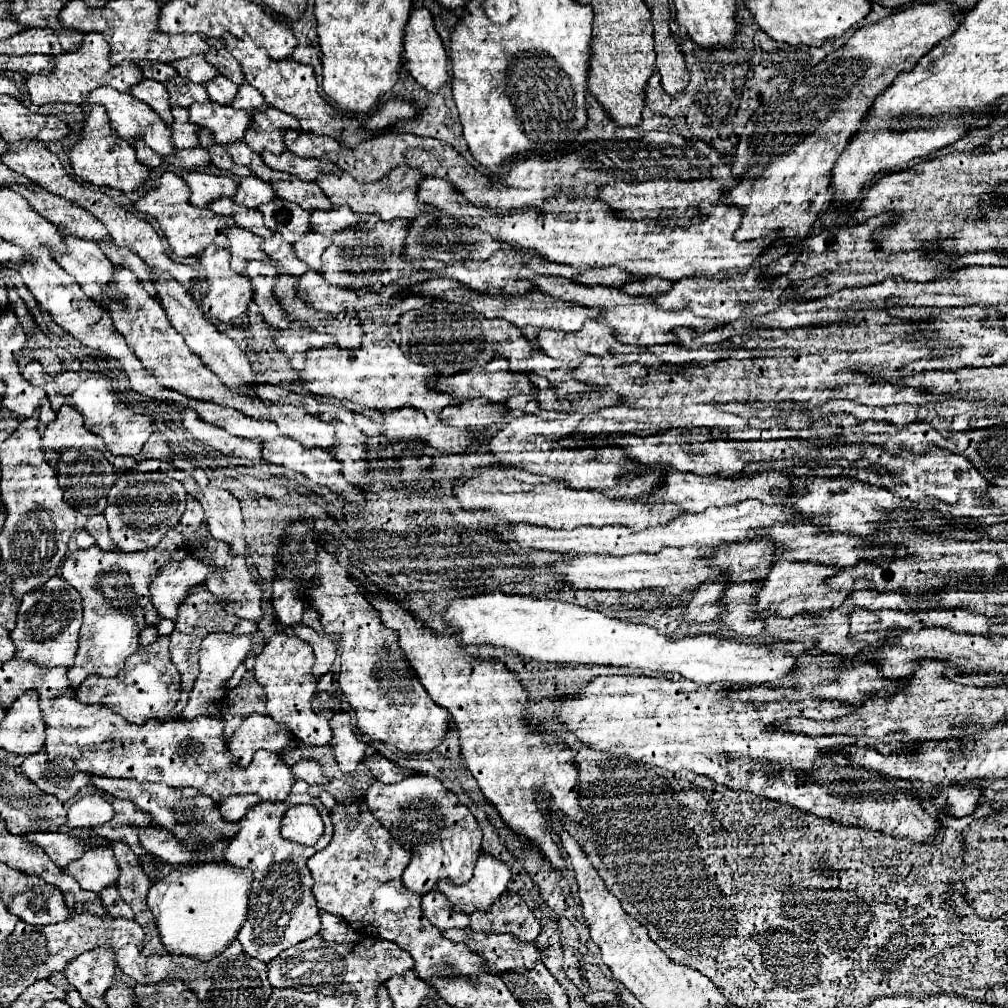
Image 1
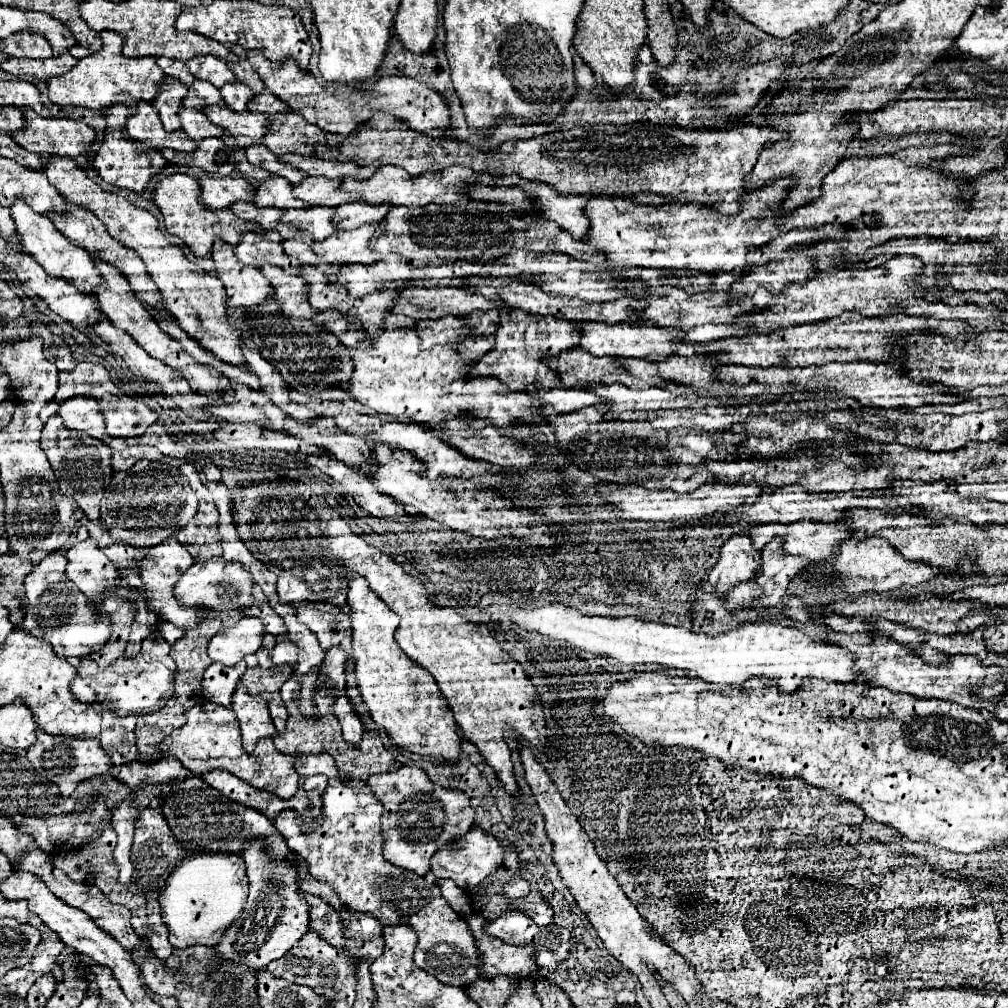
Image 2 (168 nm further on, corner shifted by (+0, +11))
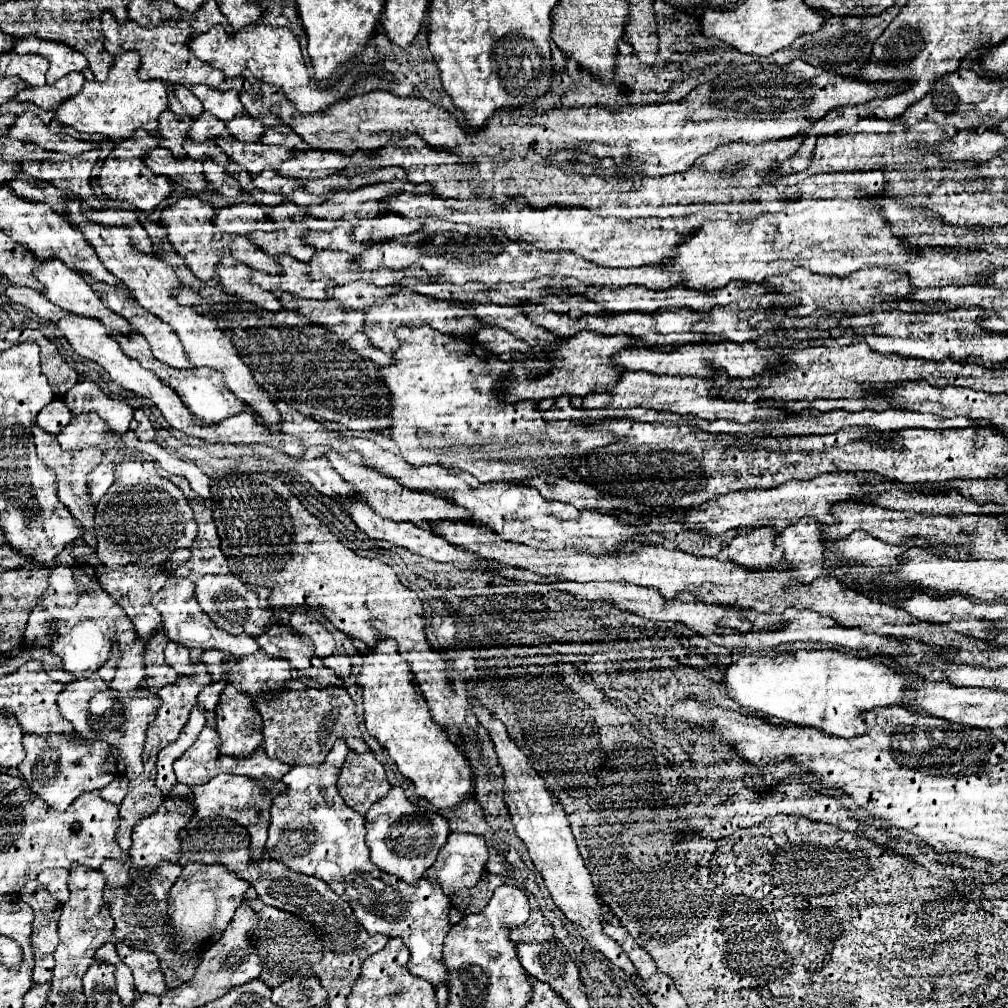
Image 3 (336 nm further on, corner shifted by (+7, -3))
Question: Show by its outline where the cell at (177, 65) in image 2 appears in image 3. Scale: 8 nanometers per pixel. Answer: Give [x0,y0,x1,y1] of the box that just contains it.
[167,84,203,118]

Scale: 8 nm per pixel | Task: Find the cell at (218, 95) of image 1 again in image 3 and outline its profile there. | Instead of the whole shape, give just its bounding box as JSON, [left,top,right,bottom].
[225,114,263,142]

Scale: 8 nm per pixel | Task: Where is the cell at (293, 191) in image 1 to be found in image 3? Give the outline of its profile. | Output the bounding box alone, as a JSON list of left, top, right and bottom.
[308,180,429,218]

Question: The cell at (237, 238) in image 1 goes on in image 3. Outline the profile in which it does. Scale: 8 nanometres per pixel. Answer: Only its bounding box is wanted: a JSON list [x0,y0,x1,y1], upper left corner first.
[273,254,331,300]

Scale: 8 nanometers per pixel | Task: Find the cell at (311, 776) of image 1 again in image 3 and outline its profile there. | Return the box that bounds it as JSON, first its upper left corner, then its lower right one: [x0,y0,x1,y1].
[265,740,451,986]

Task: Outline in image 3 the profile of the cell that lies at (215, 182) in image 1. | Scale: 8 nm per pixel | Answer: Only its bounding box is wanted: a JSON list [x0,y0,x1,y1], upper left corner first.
[213,204,267,234]

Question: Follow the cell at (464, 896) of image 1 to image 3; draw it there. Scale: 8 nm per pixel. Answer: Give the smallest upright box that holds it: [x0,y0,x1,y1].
[425,832,489,896]

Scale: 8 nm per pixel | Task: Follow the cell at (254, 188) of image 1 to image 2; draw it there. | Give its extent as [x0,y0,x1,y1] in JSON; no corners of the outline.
[256,176,308,208]

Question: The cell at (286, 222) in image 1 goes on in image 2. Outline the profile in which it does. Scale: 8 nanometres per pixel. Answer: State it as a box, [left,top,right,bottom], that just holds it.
[284,208,340,240]

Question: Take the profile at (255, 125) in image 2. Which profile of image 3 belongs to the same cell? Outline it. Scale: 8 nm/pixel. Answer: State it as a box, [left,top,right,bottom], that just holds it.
[215,138,291,174]

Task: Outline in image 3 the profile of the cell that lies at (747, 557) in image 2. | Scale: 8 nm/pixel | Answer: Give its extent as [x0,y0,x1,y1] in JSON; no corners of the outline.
[727,526,783,570]

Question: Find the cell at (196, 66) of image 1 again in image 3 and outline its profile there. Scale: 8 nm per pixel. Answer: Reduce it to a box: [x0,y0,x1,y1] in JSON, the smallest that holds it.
[191,84,243,122]

